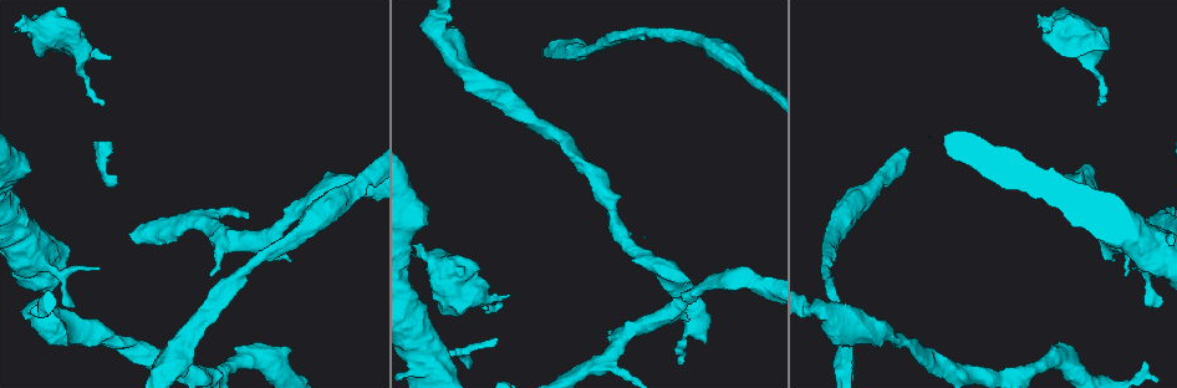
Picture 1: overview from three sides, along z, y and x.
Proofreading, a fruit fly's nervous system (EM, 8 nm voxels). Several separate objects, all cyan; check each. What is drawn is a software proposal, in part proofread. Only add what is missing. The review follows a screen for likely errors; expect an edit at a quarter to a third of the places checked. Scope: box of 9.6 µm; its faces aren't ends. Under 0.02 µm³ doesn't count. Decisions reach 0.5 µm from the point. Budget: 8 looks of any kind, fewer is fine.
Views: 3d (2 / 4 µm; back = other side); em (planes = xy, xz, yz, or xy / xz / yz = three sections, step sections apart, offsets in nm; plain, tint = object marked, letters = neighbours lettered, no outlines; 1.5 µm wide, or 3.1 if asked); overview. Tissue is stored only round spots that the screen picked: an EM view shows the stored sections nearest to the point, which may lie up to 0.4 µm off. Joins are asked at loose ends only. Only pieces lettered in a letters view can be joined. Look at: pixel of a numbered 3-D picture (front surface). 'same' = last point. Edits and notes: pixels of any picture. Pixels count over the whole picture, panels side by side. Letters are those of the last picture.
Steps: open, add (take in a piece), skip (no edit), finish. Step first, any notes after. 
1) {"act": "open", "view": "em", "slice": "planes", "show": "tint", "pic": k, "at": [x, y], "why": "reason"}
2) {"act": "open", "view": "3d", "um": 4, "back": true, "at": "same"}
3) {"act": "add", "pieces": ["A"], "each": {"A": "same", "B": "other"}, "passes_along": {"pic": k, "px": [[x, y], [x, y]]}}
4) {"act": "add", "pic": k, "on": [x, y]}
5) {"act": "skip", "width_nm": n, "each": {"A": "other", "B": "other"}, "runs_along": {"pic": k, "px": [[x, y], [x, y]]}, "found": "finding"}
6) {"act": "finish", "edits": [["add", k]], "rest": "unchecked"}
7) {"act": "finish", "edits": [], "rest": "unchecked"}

{"act": "open", "view": "3d", "um": 2, "pic": 1, "at": [70, 304], "why": "an open end"}

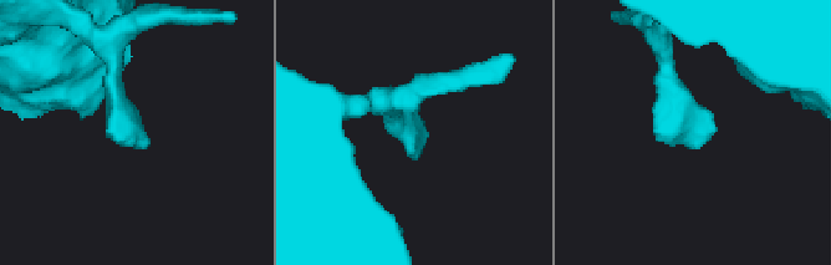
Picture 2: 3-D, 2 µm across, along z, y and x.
{"act": "open", "view": "em", "slice": "planes", "show": "letters", "pic": 2, "at": [129, 144], "why": "now the EM"}

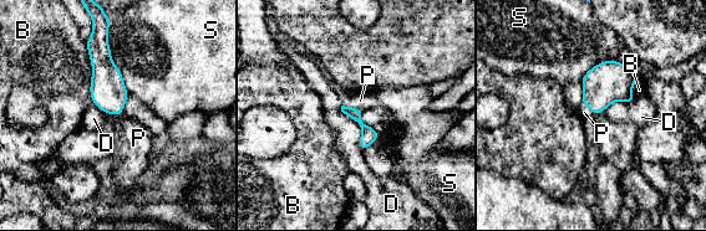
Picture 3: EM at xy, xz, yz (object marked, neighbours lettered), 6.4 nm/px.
{"act": "add", "pieces": ["P"], "longest_contact_nm": ["S", 460], "each": {"B": "other", "D": "other", "P": "same", "S": "other"}, "found": "it goes on there"}

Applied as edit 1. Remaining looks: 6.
{"act": "open", "view": "em", "slice": "yz", "step": 4, "show": "letters", "pic": 1, "at": [414, 246], "why": "branch stops here"}

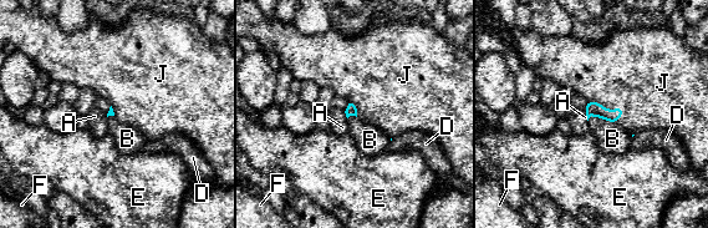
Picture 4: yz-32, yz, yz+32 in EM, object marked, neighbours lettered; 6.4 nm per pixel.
{"act": "open", "view": "em", "slice": "planes", "show": "letters", "at": "same"}

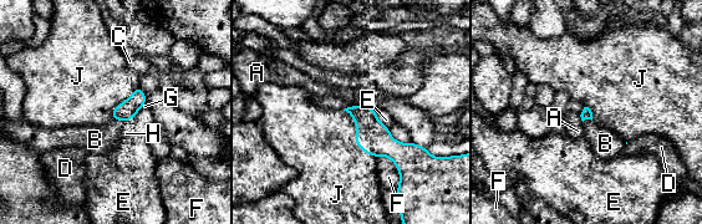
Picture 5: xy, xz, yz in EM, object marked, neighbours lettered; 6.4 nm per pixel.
{"act": "add", "pieces": ["B"], "longest_contact_nm": ["J", 380], "each": {"A": "other", "B": "same", "C": "other", "D": "other", "E": "other", "F": "other", "G": "other", "H": "other", "J": "other"}, "found": "the neuron continues"}

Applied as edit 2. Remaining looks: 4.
{"act": "finish", "edits": [["add", 3], ["add", 5]], "rest": "unchecked"}

